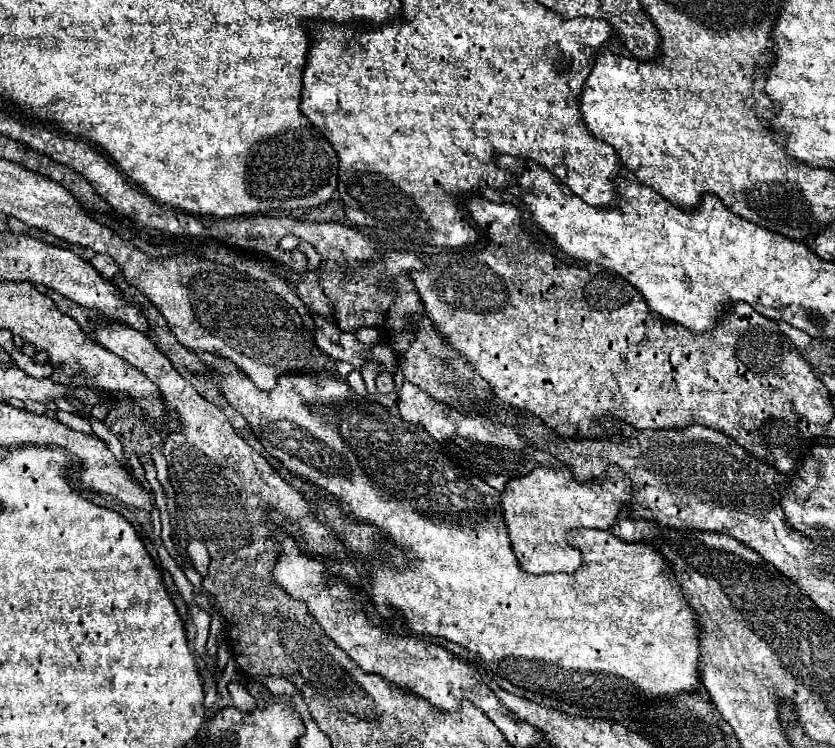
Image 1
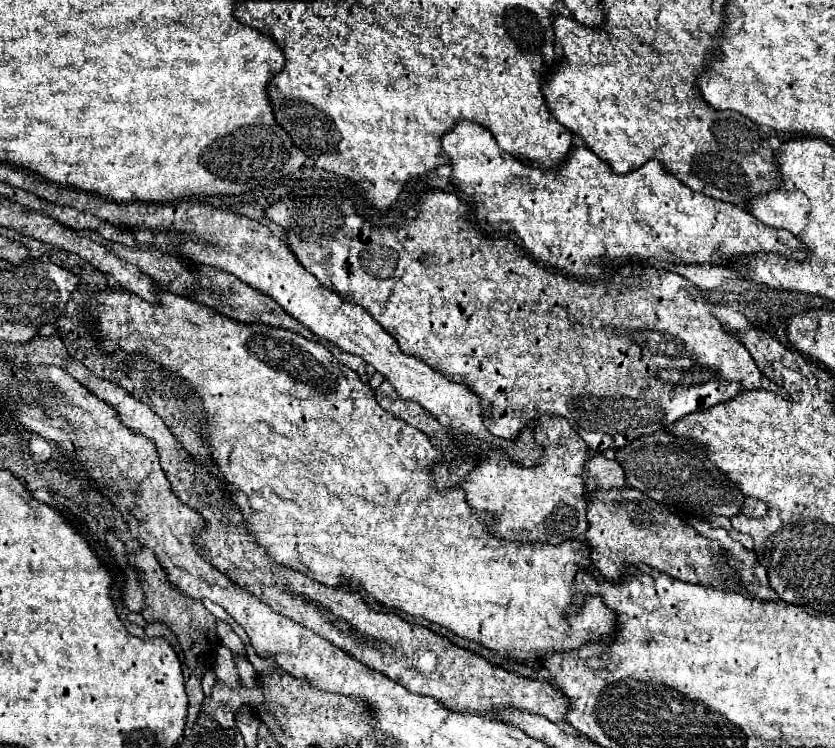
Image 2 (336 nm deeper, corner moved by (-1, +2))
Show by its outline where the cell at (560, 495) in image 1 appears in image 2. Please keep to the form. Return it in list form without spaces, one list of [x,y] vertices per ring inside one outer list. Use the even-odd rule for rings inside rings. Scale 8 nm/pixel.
[[[542,414],[532,422],[532,430],[524,430],[518,440],[500,442],[496,448],[500,456],[488,456],[468,478],[458,482],[458,488],[466,492],[472,508],[492,514],[488,532],[494,538],[562,544],[586,532],[582,482],[586,444],[566,418]]]

